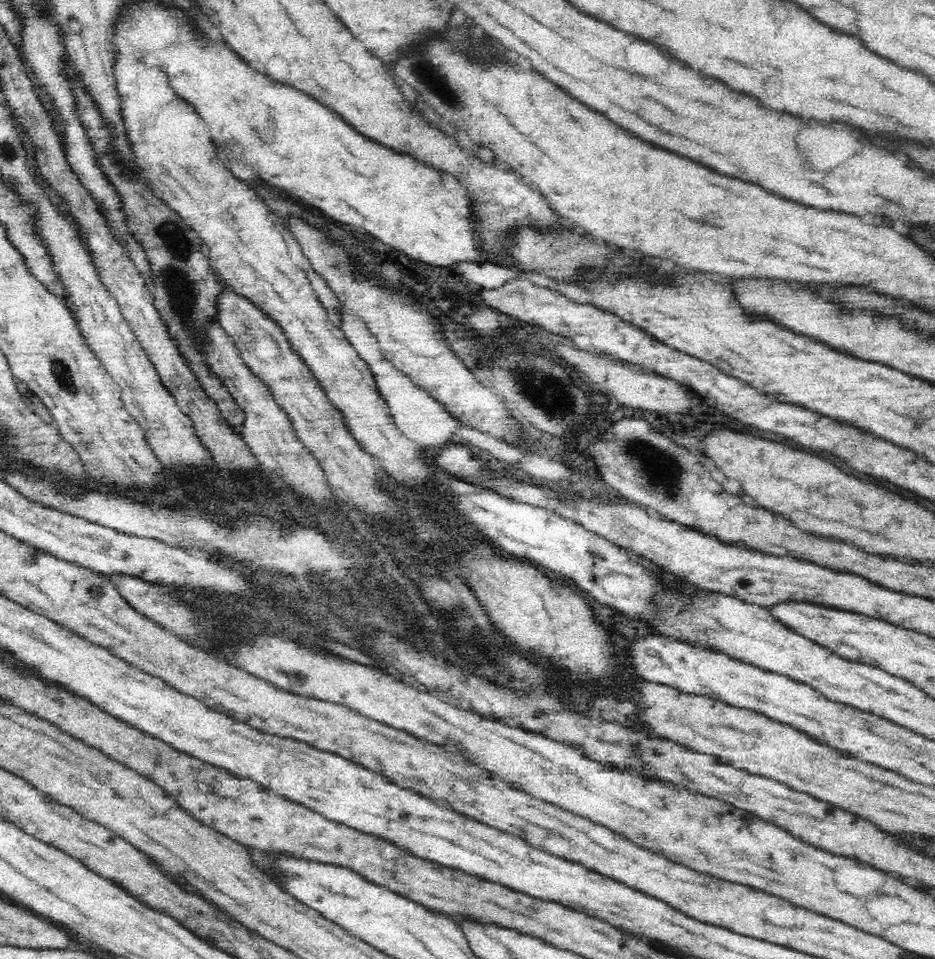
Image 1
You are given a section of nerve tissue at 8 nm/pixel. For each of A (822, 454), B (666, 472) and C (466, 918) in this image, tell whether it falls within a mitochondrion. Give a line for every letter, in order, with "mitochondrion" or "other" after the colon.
A: other
B: mitochondrion
C: other

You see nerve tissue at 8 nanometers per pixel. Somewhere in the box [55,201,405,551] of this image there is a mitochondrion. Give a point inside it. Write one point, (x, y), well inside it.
(181, 293)

